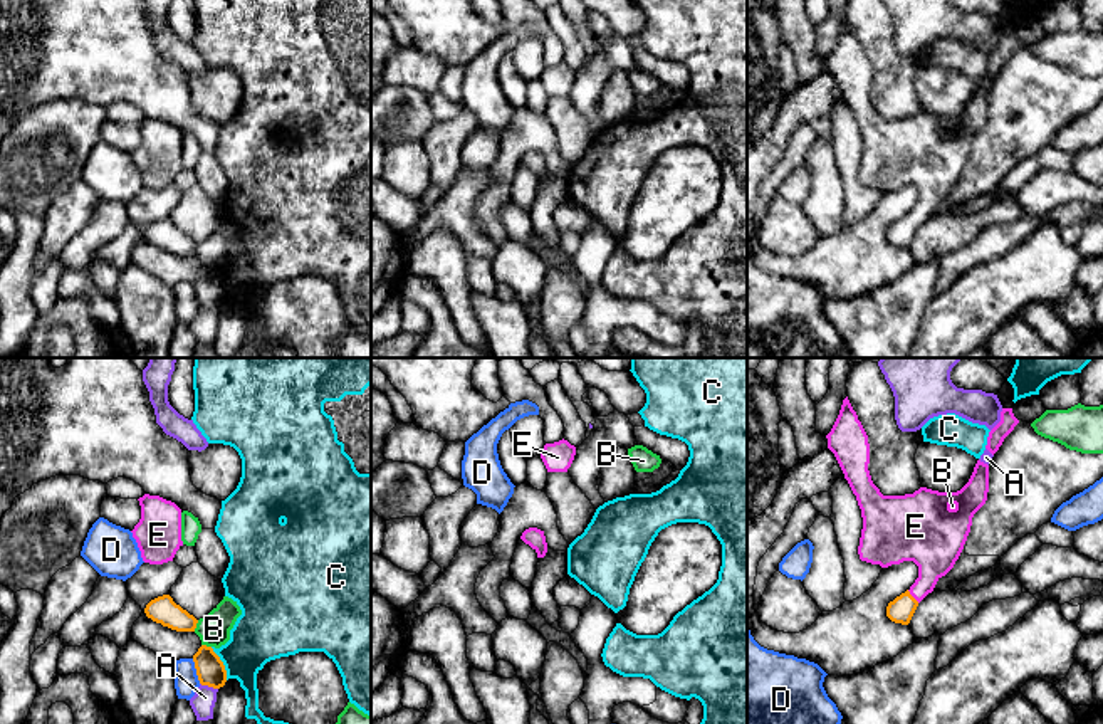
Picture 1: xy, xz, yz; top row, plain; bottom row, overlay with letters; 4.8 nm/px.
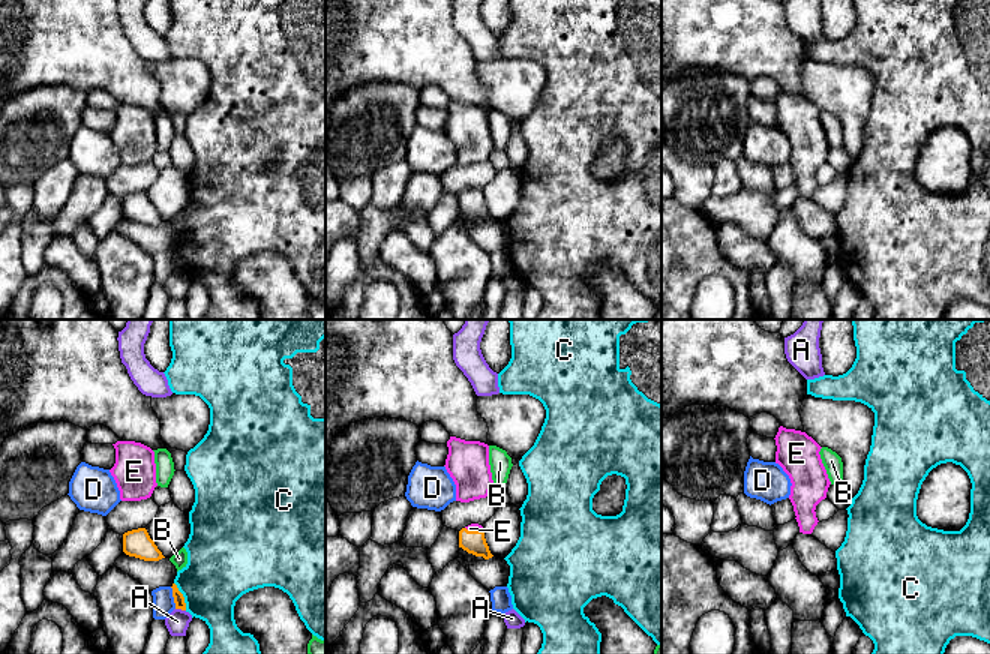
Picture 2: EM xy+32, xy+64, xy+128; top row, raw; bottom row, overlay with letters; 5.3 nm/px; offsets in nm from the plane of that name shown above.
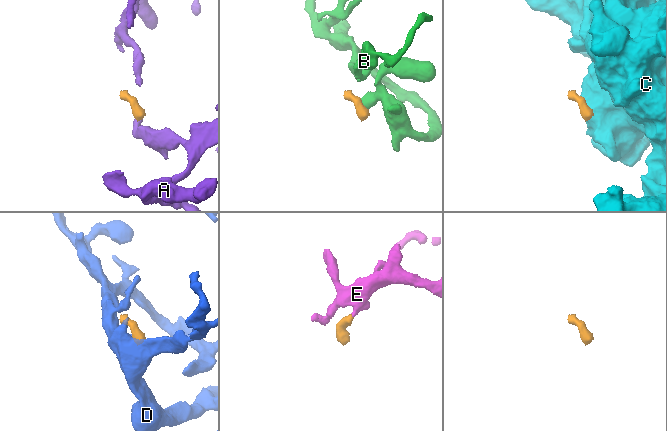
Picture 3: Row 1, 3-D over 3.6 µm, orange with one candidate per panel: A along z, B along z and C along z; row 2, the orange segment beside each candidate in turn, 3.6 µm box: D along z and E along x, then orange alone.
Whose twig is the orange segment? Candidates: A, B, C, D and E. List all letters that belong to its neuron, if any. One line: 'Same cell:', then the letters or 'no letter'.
Same cell: E

